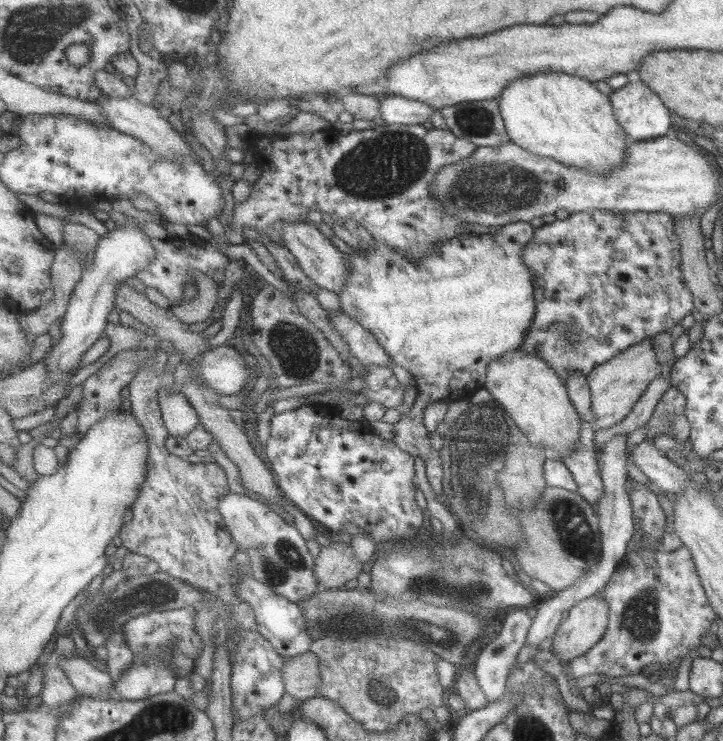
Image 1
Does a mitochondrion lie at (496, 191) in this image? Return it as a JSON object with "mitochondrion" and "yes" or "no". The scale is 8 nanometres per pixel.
{"mitochondrion":"yes"}

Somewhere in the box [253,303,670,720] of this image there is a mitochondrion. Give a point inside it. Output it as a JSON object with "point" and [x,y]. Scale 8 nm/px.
{"point":[483,437]}

